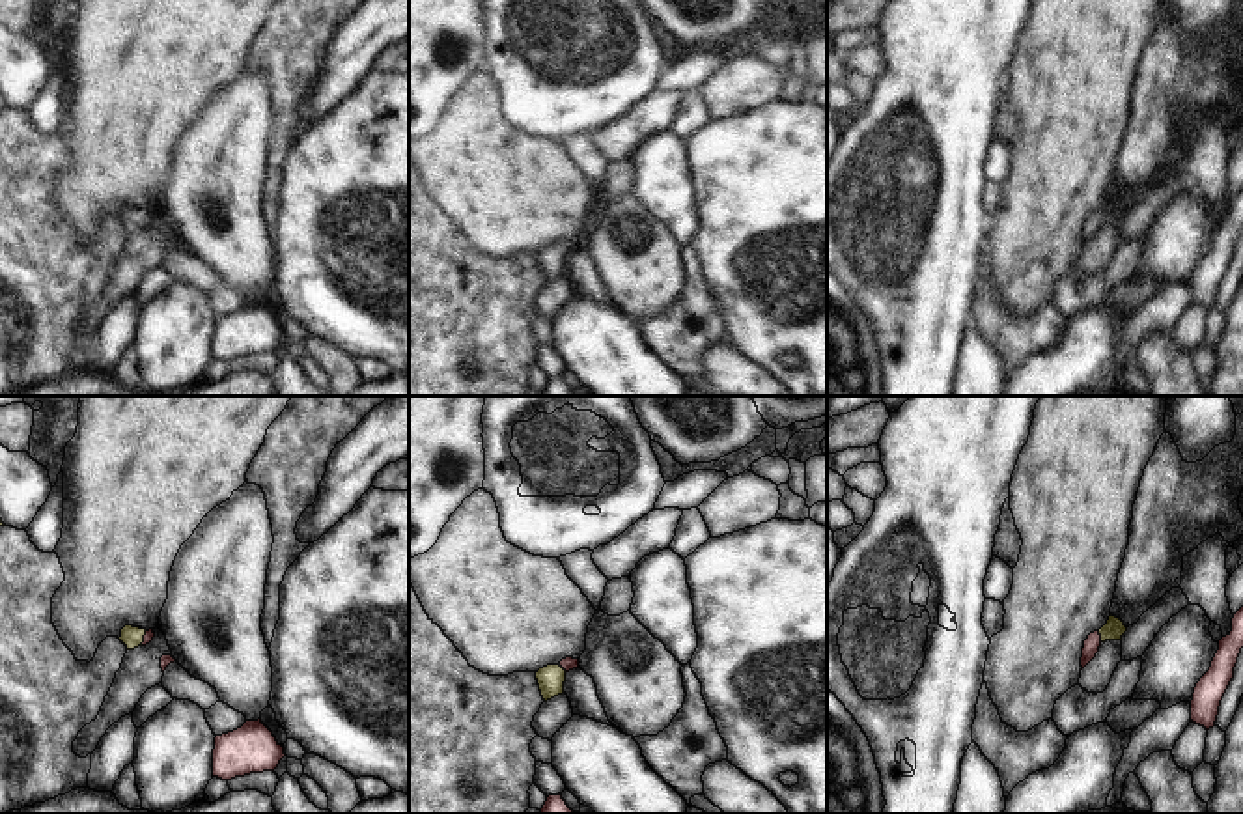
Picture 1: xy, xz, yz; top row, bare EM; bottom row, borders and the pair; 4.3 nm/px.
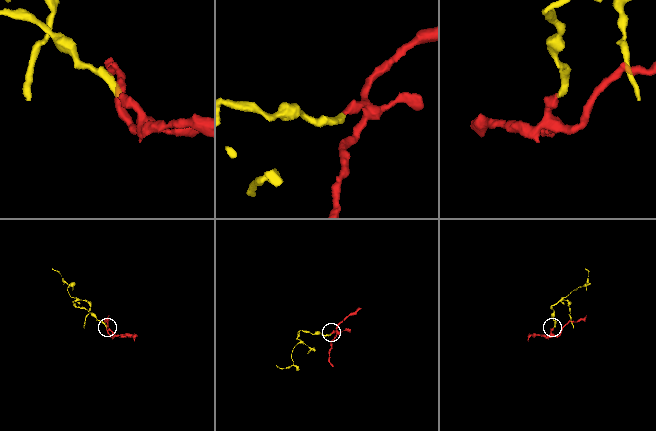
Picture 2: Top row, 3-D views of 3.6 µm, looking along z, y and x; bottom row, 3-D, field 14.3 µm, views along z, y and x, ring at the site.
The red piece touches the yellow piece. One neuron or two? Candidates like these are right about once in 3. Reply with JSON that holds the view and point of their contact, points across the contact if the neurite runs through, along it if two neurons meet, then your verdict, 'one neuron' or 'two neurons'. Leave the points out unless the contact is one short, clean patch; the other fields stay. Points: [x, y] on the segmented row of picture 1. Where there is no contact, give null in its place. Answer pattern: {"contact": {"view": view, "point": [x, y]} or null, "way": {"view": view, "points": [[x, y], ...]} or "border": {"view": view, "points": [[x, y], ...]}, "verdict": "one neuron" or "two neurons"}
{"contact": {"view": "yz", "point": [1100, 637]}, "way": {"view": "yz", "points": [[1092, 643], [1100, 637], [1113, 630]]}, "verdict": "one neuron"}

